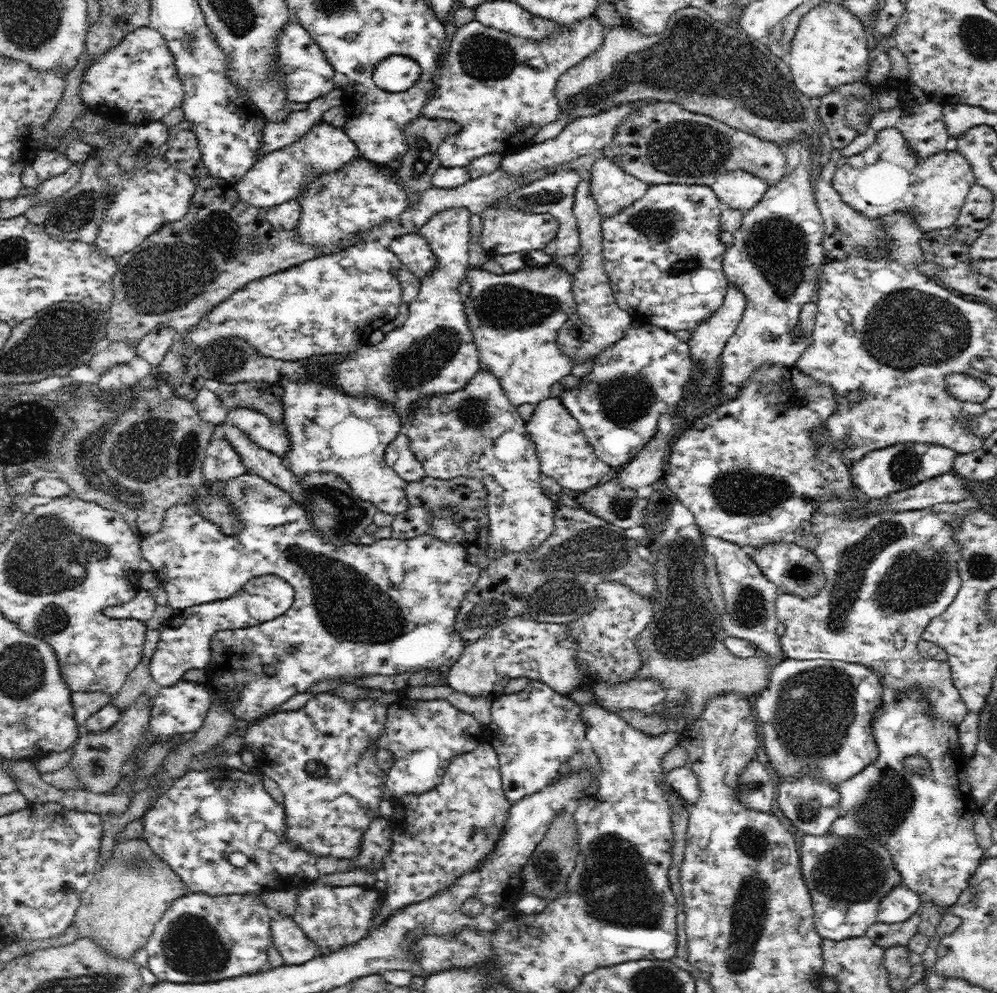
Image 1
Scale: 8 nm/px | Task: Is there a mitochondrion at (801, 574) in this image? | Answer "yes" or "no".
yes

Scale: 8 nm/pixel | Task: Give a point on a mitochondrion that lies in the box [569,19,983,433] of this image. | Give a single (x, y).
(907, 328)

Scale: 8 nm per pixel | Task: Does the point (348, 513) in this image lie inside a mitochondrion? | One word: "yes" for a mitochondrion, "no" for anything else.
yes

